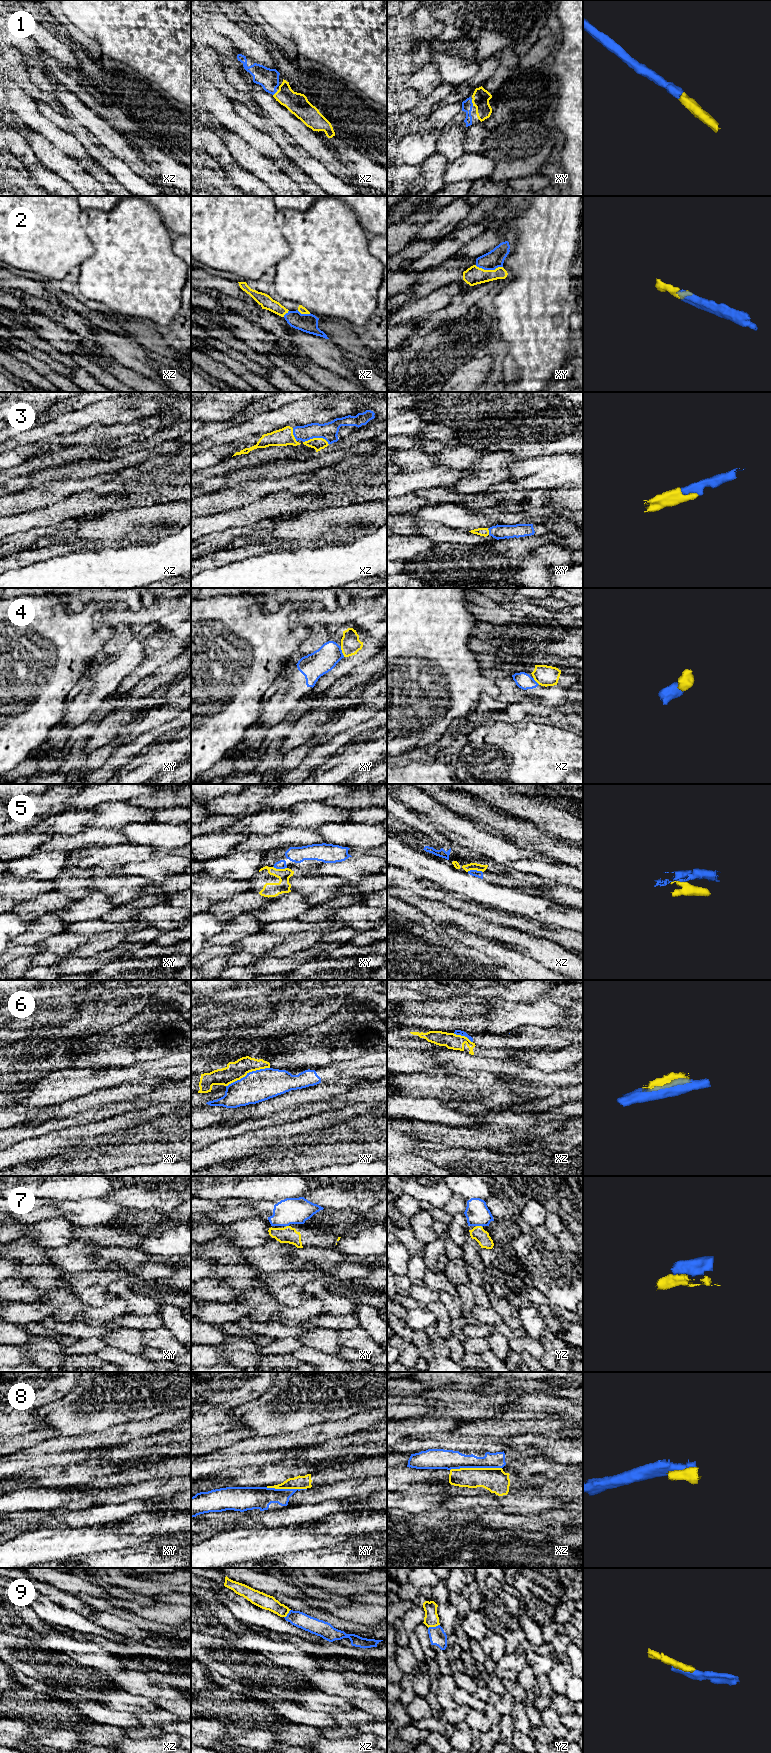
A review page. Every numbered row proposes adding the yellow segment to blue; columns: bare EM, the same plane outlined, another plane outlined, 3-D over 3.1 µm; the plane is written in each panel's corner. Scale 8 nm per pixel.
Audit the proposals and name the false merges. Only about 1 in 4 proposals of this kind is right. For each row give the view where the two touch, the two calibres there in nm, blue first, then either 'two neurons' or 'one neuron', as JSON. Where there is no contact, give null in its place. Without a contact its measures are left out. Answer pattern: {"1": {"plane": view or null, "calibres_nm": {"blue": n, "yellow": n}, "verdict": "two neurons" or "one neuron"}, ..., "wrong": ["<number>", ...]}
{"1": {"plane": "xy", "calibres_nm": {"blue": 90, "yellow": 140}, "verdict": "one neuron"}, "2": {"plane": "xy", "calibres_nm": {"blue": 150, "yellow": 150}, "verdict": "one neuron"}, "3": {"plane": "xz", "calibres_nm": {"blue": 140, "yellow": 100}, "verdict": "one neuron"}, "4": {"plane": "xy", "calibres_nm": {"blue": 200, "yellow": 160}, "verdict": "two neurons"}, "5": {"plane": "xz", "calibres_nm": {"blue": 60, "yellow": 60}, "verdict": "two neurons"}, "6": {"plane": "xy", "calibres_nm": {"blue": 260, "yellow": 150}, "verdict": "two neurons"}, "7": {"plane": "yz", "calibres_nm": {"blue": 190, "yellow": 110}, "verdict": "two neurons"}, "8": {"plane": "xz", "calibres_nm": {"blue": 160, "yellow": 200}, "verdict": "two neurons"}, "9": {"plane": "yz", "calibres_nm": {"blue": 140, "yellow": 120}, "verdict": "two neurons"}, "wrong": ["4", "5", "6", "7", "8", "9"]}

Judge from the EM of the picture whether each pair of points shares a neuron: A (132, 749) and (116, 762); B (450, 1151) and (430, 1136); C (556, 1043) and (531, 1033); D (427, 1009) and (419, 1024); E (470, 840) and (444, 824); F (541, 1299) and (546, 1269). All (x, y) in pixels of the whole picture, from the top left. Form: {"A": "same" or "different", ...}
{"A": "same", "B": "different", "C": "same", "D": "different", "E": "same", "F": "different"}

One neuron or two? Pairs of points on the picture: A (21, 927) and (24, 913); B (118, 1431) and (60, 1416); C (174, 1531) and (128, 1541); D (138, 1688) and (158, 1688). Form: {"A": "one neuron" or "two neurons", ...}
{"A": "two neurons", "B": "two neurons", "C": "two neurons", "D": "one neuron"}

